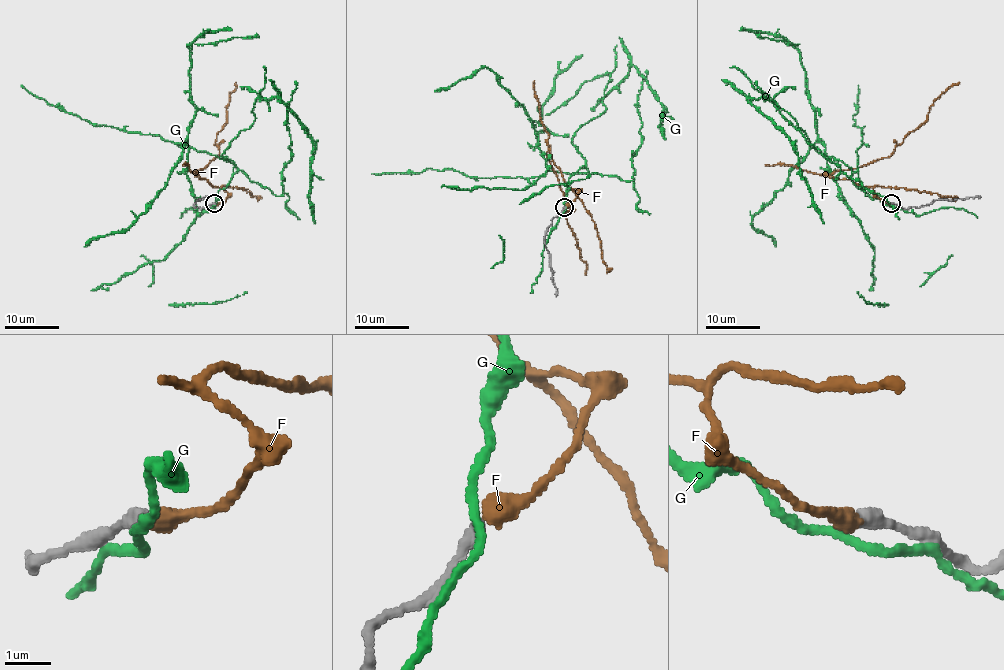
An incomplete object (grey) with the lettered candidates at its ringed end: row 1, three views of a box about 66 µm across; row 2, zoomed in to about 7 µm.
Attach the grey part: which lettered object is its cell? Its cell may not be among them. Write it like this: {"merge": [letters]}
{"merge": []}

